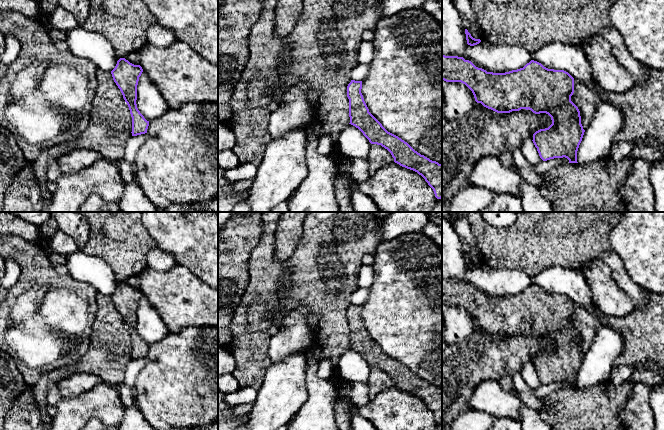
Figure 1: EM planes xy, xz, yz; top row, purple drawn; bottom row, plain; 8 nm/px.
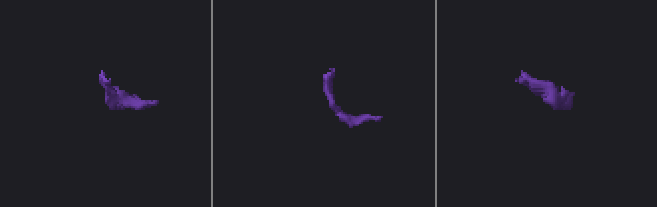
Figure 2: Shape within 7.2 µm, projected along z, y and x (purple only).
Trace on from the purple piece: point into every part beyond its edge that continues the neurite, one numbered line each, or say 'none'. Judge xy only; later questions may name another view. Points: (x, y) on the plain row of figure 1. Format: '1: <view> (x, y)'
none

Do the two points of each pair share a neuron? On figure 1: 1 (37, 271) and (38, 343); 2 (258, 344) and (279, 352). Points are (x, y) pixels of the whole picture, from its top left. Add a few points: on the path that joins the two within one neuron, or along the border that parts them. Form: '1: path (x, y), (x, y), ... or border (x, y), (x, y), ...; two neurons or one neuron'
1: path (53, 287), (53, 324); one neuron
2: border (270, 336), (268, 356), (273, 362); two neurons

